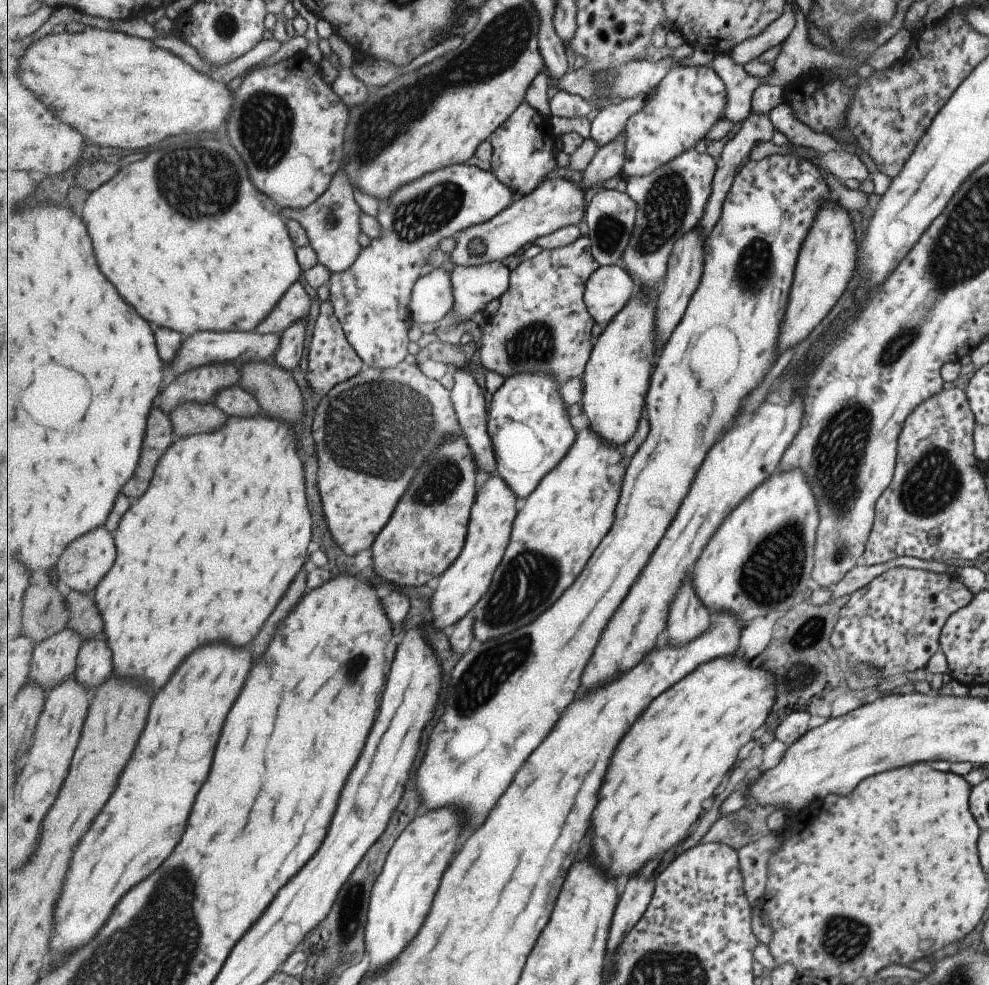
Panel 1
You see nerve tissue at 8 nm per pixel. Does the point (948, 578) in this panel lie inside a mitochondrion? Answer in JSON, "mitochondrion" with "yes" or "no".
{"mitochondrion":"no"}

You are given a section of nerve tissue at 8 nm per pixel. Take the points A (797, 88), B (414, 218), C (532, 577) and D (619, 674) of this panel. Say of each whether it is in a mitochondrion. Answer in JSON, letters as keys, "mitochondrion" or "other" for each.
{"A":"other","B":"mitochondrion","C":"mitochondrion","D":"other"}

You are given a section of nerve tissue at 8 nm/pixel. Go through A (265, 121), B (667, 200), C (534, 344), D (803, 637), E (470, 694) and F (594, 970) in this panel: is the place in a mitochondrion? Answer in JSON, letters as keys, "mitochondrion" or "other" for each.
{"A":"mitochondrion","B":"mitochondrion","C":"mitochondrion","D":"mitochondrion","E":"mitochondrion","F":"other"}

